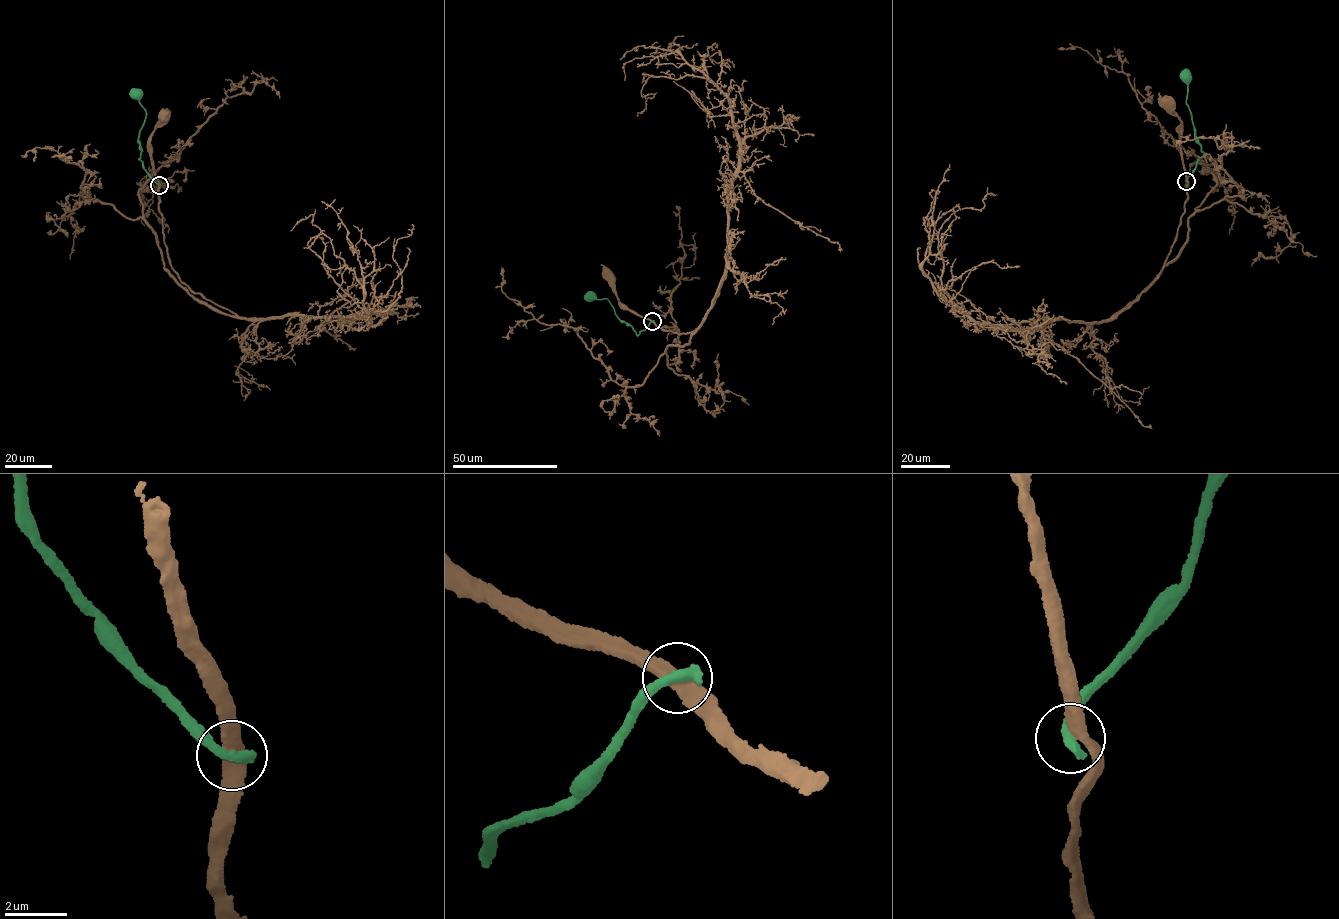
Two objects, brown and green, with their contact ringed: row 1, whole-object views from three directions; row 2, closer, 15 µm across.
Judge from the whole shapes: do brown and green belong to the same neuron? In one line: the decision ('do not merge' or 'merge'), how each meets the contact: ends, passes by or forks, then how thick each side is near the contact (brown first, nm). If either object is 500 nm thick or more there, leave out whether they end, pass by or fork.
do not merge; brown passes by; green ends; calibres 440 and 400 nm

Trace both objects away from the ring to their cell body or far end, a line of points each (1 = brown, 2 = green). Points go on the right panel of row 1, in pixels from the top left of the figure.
1: (1187, 181), (1179, 135), (1181, 120), (1169, 108), (1169, 99), (1166, 102)
2: (1186, 181), (1204, 153), (1186, 102), (1187, 77)

